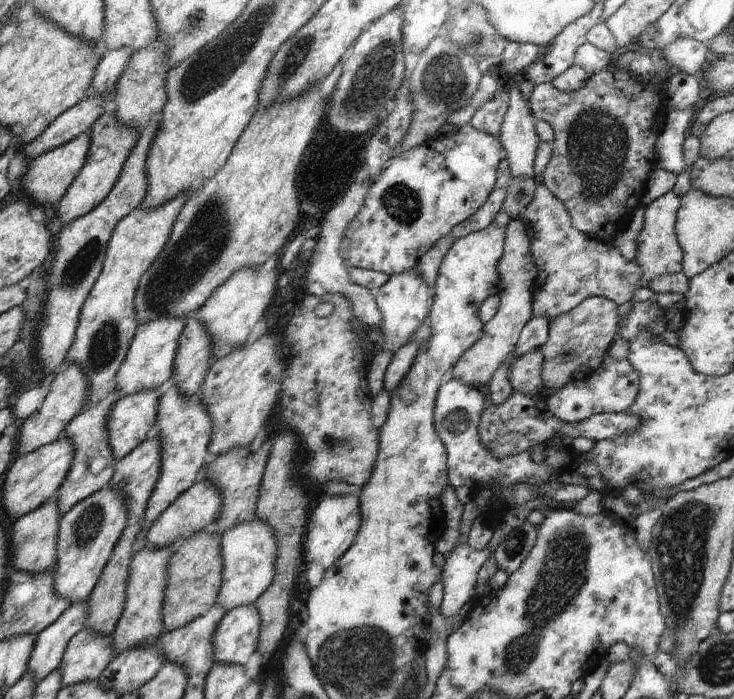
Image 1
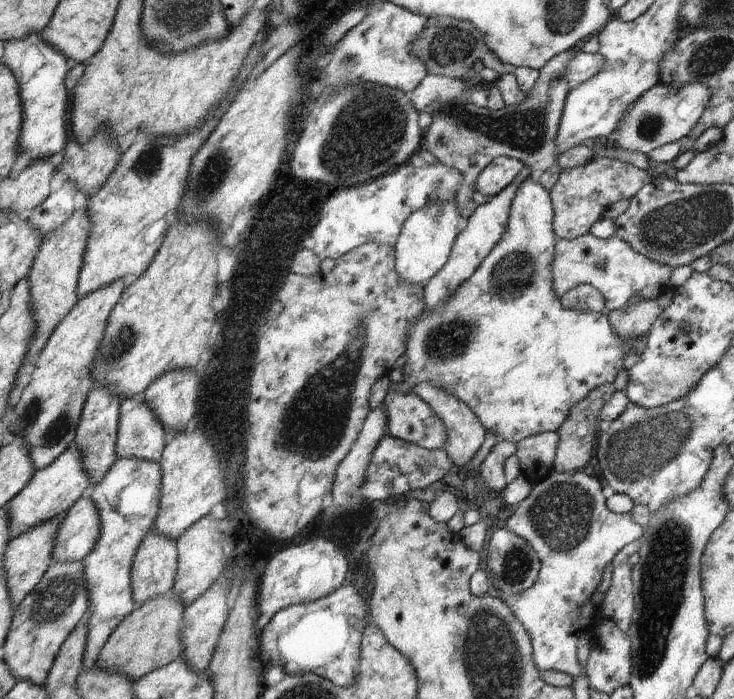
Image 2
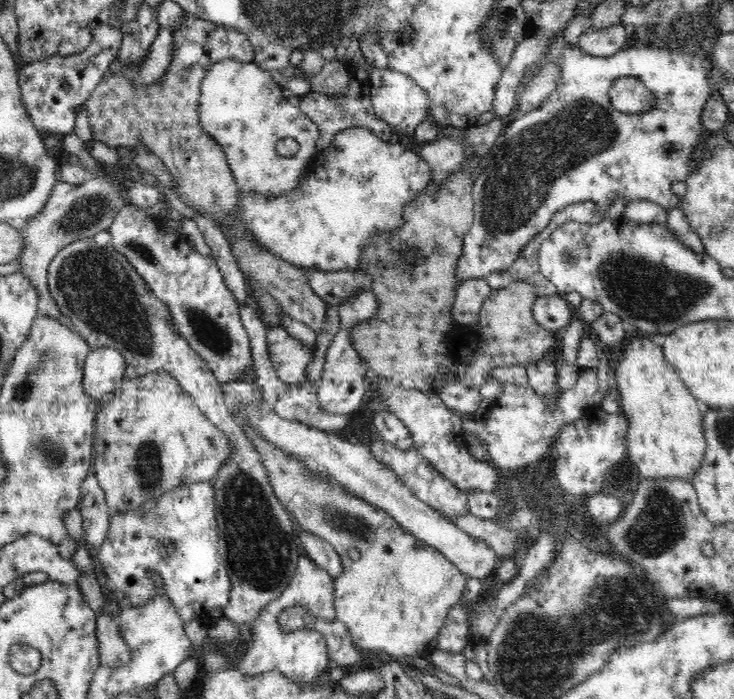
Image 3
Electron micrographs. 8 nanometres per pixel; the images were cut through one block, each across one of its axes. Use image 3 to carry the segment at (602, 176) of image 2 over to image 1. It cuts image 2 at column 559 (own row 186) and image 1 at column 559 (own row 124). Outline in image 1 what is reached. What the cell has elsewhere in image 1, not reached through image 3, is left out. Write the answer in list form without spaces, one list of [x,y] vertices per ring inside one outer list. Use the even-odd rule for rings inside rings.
[[[616,65],[608,66],[605,69],[602,69],[601,71],[598,71],[597,73],[590,75],[590,78],[585,83],[580,85],[579,89],[576,92],[564,92],[564,91],[558,90],[555,86],[552,86],[552,83],[542,83],[539,85],[535,85],[532,90],[531,95],[529,96],[529,100],[528,100],[529,108],[531,110],[531,113],[535,116],[536,121],[544,120],[544,122],[548,122],[548,124],[550,124],[550,126],[552,127],[552,130],[554,130],[554,134],[555,134],[554,139],[552,141],[553,149],[551,152],[551,156],[550,156],[548,162],[546,162],[546,164],[544,165],[544,167],[545,167],[544,172],[543,172],[544,186],[558,200],[560,200],[560,202],[562,202],[562,204],[564,204],[564,206],[566,207],[566,210],[568,211],[568,214],[570,215],[570,218],[571,218],[572,224],[574,225],[574,228],[577,228],[580,232],[590,235],[594,239],[598,239],[599,241],[604,241],[604,242],[608,242],[608,243],[611,243],[614,236],[616,236],[616,234],[618,234],[618,232],[620,232],[628,224],[628,221],[630,220],[630,217],[632,216],[633,210],[638,205],[640,205],[639,204],[640,197],[643,195],[643,192],[645,191],[644,184],[645,184],[645,180],[646,180],[646,175],[648,175],[650,171],[652,171],[654,168],[656,168],[656,166],[655,166],[656,155],[654,152],[654,145],[655,145],[657,136],[660,136],[660,133],[662,132],[662,129],[664,126],[664,121],[666,118],[665,114],[667,113],[667,109],[668,109],[668,98],[666,97],[666,94],[667,94],[667,84],[669,83],[669,78],[670,78],[670,68],[667,71],[667,76],[663,77],[662,79],[660,79],[659,77],[651,77],[650,81],[640,81],[637,77],[635,77],[634,75],[632,75],[631,73],[629,73],[628,71],[625,71],[624,69],[622,69],[620,67],[610,68],[610,67],[614,67],[614,66],[616,66]]]

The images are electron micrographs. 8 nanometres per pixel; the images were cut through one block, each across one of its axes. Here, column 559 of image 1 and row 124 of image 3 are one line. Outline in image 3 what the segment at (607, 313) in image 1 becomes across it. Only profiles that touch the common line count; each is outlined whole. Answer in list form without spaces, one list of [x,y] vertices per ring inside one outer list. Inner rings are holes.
[[[368,63],[368,66],[355,66],[355,64],[349,64],[350,67],[350,90],[346,94],[338,94],[338,96],[330,96],[323,92],[308,91],[305,95],[301,95],[299,99],[299,109],[312,119],[312,122],[316,123],[318,129],[320,129],[320,138],[318,138],[318,144],[316,144],[315,156],[309,161],[305,172],[299,179],[299,186],[304,182],[304,179],[308,178],[308,175],[312,172],[315,166],[315,160],[323,155],[323,152],[330,146],[334,137],[338,132],[346,130],[352,127],[366,128],[374,133],[378,138],[384,140],[384,142],[390,142],[390,136],[392,136],[392,127],[384,122],[382,119],[376,117],[376,113],[372,110],[371,103],[371,83],[369,82],[370,73],[374,70],[374,66]]]

